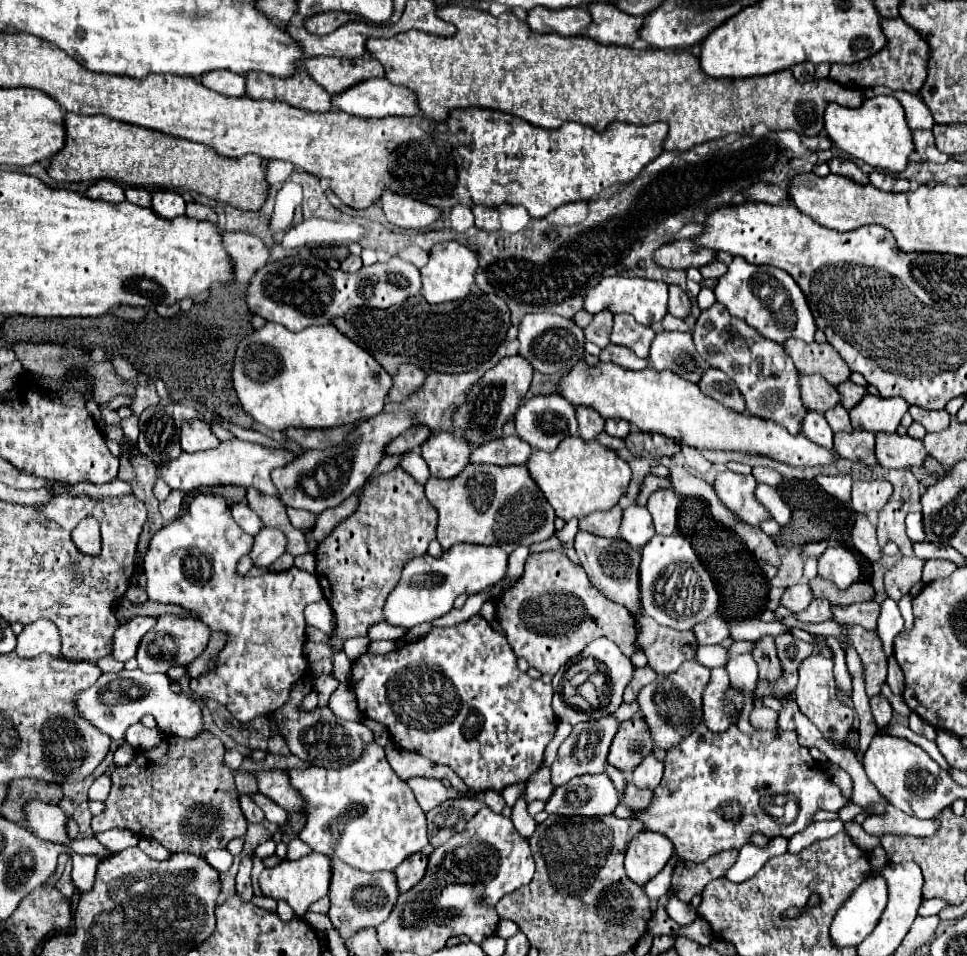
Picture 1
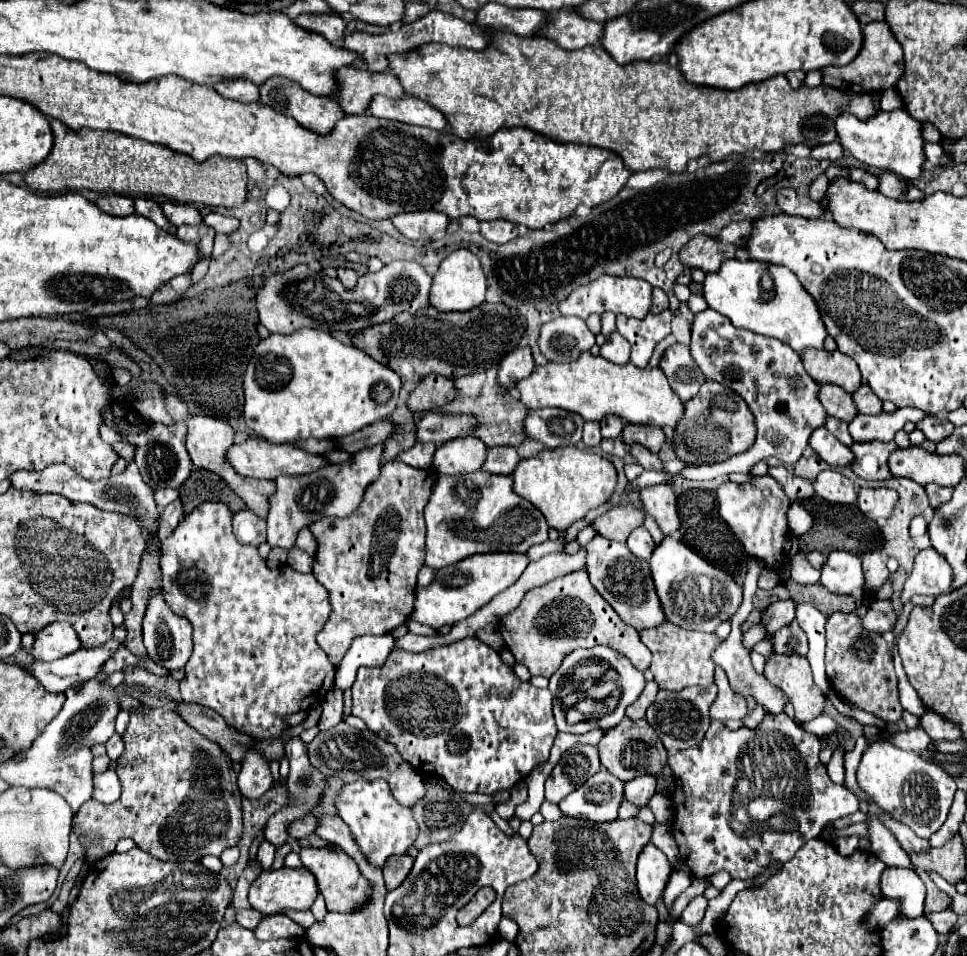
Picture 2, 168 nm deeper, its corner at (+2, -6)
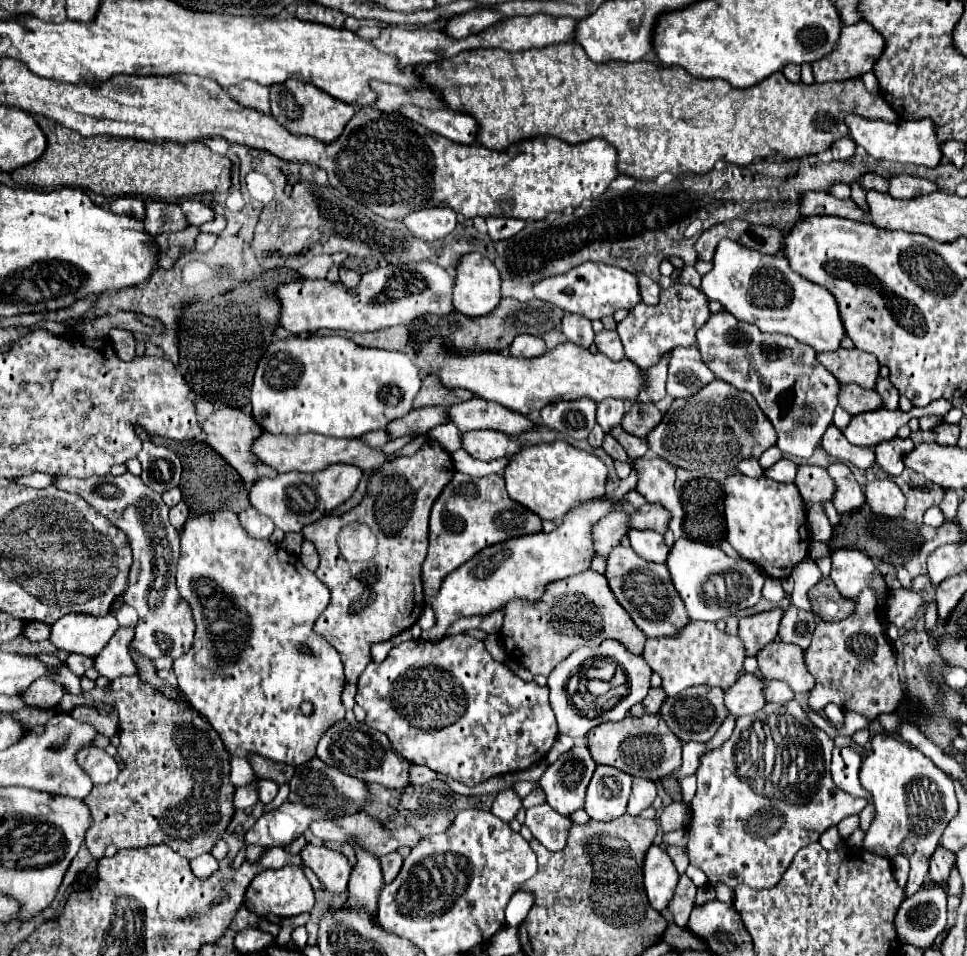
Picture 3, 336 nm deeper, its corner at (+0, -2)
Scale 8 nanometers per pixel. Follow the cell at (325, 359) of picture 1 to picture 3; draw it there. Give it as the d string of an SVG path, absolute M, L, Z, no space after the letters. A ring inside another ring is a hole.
M338 335L274 341L254 373L252 411L256 421L268 433L298 435L314 431L330 437L362 437L368 431L386 429L394 419L406 417L412 411L416 393L420 391L420 379L422 375L410 353L360 347Z

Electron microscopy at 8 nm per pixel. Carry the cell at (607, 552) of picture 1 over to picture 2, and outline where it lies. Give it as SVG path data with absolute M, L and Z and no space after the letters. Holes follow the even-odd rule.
M600 535L594 537L586 545L586 571L594 589L598 589L598 593L612 605L612 609L622 617L624 623L640 631L664 621L664 613L660 609L660 601L652 585L648 561L632 555L626 545L608 541Z

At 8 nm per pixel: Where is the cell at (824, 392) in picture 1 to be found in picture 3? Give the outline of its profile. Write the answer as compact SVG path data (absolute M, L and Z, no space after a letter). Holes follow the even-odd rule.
M842 385L840 407L844 407L850 415L882 409L882 397L874 389L864 389L860 385Z

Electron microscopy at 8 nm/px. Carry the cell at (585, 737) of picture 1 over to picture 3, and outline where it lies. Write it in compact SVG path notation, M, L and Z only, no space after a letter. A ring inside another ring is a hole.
M578 743L568 753L560 755L544 775L540 777L540 787L546 793L546 803L560 815L572 815L584 809L586 787L592 779L596 763L590 757L586 745Z

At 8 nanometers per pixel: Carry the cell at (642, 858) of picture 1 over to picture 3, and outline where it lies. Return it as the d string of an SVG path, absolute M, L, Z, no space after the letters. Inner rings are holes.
M652 845L644 859L644 887L650 905L656 911L664 911L668 907L670 897L674 897L678 877L680 875L668 853L662 847Z

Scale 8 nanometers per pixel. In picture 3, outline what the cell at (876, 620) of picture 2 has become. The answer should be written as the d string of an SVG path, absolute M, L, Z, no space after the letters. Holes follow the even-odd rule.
M898 589L890 591L888 605L886 605L886 617L896 627L902 627L906 621L914 619L924 609L924 599L920 593L910 589Z

